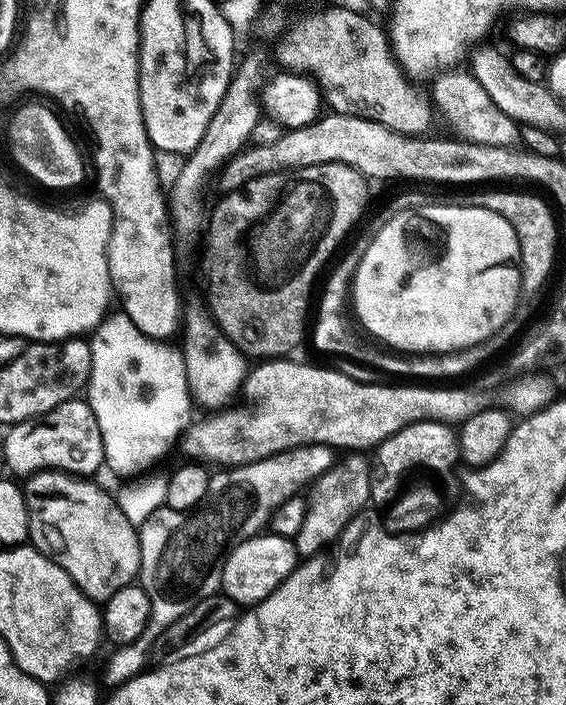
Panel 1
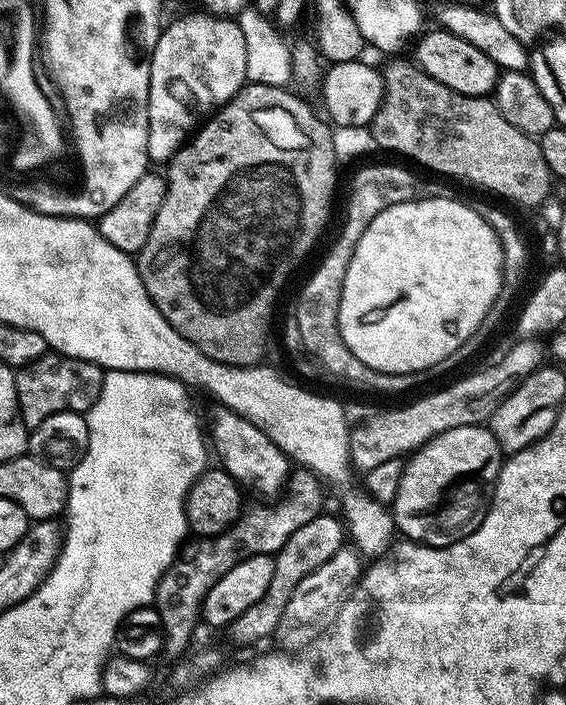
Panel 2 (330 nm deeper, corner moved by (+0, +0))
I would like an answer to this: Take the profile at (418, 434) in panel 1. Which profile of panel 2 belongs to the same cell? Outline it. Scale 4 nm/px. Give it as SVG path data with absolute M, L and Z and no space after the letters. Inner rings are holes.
M478 424L458 426L454 430L446 430L434 439L427 440L422 447L411 453L404 466L404 473L398 482L398 494L390 505L393 520L397 529L405 532L407 539L421 542L430 548L443 548L440 536L424 532L424 524L416 520L416 512L424 512L436 496L440 496L440 488L448 484L448 480L463 478L464 472L484 472L484 476L497 476L502 463L502 449L494 438L491 427Z

